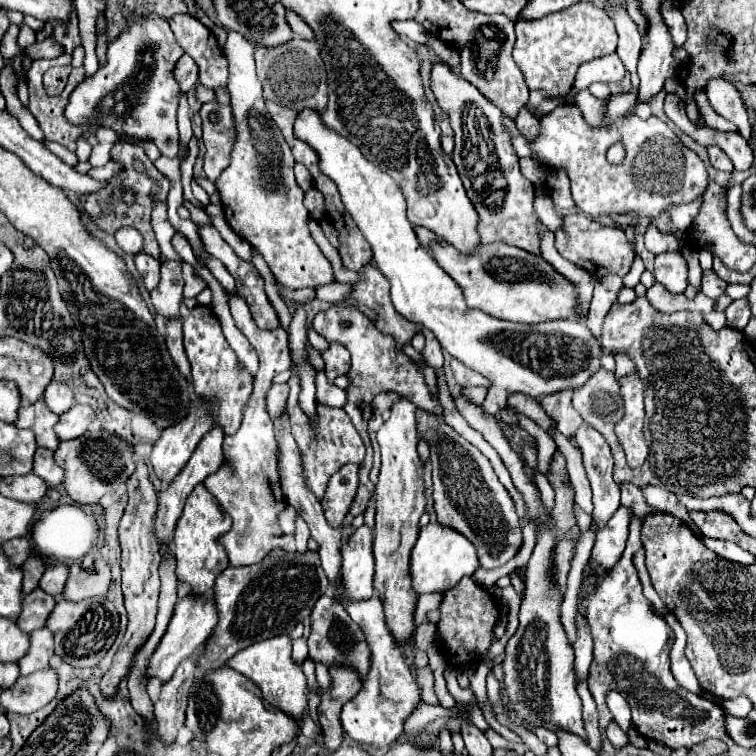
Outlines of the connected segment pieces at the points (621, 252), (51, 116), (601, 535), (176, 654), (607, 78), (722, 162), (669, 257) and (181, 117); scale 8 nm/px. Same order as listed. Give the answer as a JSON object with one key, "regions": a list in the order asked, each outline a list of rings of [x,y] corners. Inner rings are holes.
{"regions":[[[[578,212],[566,214],[564,226],[558,228],[554,232],[554,236],[556,236],[558,254],[562,258],[574,262],[576,266],[588,270],[594,278],[602,278],[602,276],[610,276],[610,274],[618,274],[620,278],[624,278],[634,262],[634,252],[624,236],[624,230],[606,226],[586,214],[578,214]]],[[[60,56],[60,58],[54,58],[54,60],[34,60],[34,62],[32,62],[30,72],[26,74],[28,90],[30,90],[28,110],[30,110],[30,112],[32,112],[32,116],[38,120],[38,124],[40,124],[40,128],[42,128],[42,132],[44,132],[44,138],[46,138],[46,140],[58,142],[58,144],[62,144],[64,148],[68,148],[68,150],[72,150],[72,152],[74,152],[74,150],[76,150],[76,140],[78,140],[78,136],[81,136],[89,130],[96,130],[97,128],[96,126],[92,126],[92,124],[72,126],[72,124],[68,124],[68,122],[64,120],[64,108],[66,108],[66,102],[68,102],[70,92],[76,88],[76,84],[80,84],[80,82],[86,78],[86,76],[84,76],[84,68],[82,68],[82,66],[72,70],[70,80],[68,80],[68,84],[66,84],[66,90],[64,90],[62,94],[52,96],[52,98],[50,98],[50,96],[46,96],[44,86],[42,86],[42,76],[44,76],[44,72],[46,72],[46,66],[58,66],[58,64],[62,64],[62,56]]],[[[620,506],[608,520],[608,524],[596,534],[596,542],[592,548],[592,564],[596,568],[596,574],[602,574],[608,568],[612,568],[612,564],[616,564],[618,558],[622,556],[628,538],[630,518],[632,508]]],[[[186,594],[184,598],[180,598],[180,602],[174,608],[174,616],[168,624],[168,630],[150,658],[150,664],[146,670],[148,678],[158,678],[160,682],[168,682],[176,666],[184,658],[188,658],[196,646],[206,642],[206,638],[212,634],[212,628],[216,628],[216,602],[212,602],[212,594],[204,594],[204,598],[192,598],[192,594]]],[[[610,54],[610,56],[602,56],[602,58],[596,58],[592,62],[582,64],[576,72],[574,86],[578,90],[584,90],[594,82],[604,82],[604,84],[614,82],[614,84],[618,84],[624,78],[624,74],[626,74],[626,70],[624,70],[624,64],[618,58],[618,54]]],[[[710,146],[710,148],[708,148],[708,156],[710,156],[710,162],[712,162],[714,168],[724,170],[724,172],[732,172],[732,170],[734,170],[730,158],[728,158],[728,156],[724,154],[724,150],[720,150],[718,146]]],[[[664,252],[654,258],[654,278],[670,292],[684,292],[688,286],[688,262],[680,252]]],[[[180,94],[180,106],[178,106],[178,114],[177,114],[177,124],[178,130],[180,130],[180,140],[184,142],[184,144],[188,144],[188,140],[190,140],[190,136],[192,136],[192,118],[190,118],[192,114],[190,114],[190,106],[188,106],[188,98],[186,98],[186,94]]]]}

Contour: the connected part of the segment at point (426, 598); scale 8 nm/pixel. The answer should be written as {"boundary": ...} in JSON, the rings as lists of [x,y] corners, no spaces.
{"boundary":[[[420,594],[418,604],[416,604],[416,624],[422,624],[422,620],[426,618],[426,612],[436,610],[442,602],[442,594]]]}

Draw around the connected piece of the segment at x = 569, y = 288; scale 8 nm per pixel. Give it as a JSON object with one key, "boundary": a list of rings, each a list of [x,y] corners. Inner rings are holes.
{"boundary":[[[442,240],[432,244],[432,252],[434,260],[462,288],[470,308],[480,308],[498,320],[512,320],[520,324],[540,324],[556,318],[580,320],[576,312],[578,288],[546,260],[536,258],[536,254],[528,254],[526,250],[504,242],[494,242],[482,244],[474,254],[466,256]]]}

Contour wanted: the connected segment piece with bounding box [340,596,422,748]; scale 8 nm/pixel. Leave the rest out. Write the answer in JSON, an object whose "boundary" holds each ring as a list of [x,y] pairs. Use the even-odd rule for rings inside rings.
{"boundary":[[[372,596],[364,602],[340,602],[350,618],[362,628],[368,648],[370,648],[370,670],[362,690],[342,706],[342,726],[346,734],[358,744],[366,746],[390,746],[402,734],[406,718],[422,704],[420,686],[414,678],[414,672],[406,664],[400,650],[394,646],[394,638],[384,624],[384,612],[380,598]]]}

